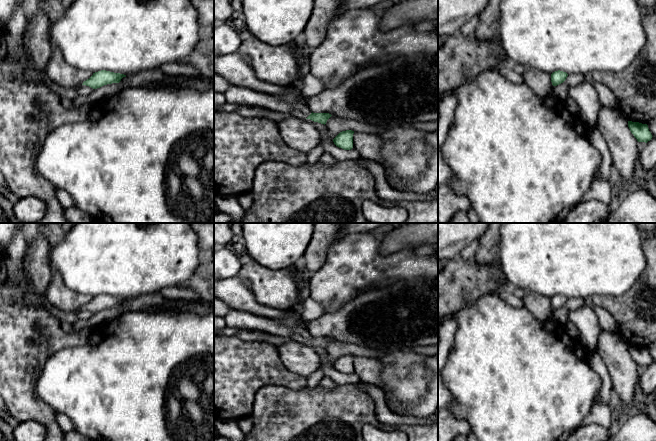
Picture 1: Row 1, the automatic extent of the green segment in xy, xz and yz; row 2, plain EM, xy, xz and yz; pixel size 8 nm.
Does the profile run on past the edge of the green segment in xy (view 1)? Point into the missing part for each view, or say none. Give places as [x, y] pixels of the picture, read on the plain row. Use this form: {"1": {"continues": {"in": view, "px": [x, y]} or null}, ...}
{"1": {"continues": null}}

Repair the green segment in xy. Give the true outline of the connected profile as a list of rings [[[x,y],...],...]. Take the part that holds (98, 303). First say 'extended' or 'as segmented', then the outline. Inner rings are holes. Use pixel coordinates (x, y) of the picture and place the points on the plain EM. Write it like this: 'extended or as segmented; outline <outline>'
as segmented; outline [[[101,294],[93,297],[93,299],[84,305],[82,309],[97,313],[107,308],[119,307],[123,301],[126,301],[126,299]]]

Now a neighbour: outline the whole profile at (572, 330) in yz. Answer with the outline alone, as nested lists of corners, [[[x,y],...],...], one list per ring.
[[[570,321],[567,322],[565,324],[565,328],[567,330],[568,335],[572,339],[580,340],[580,331],[578,330],[578,328],[572,322],[570,322]]]

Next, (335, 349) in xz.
[[[332,339],[325,348],[328,354],[328,362],[334,363],[340,356],[346,354],[352,354],[354,356],[361,356],[370,359],[376,359],[383,354],[380,349],[359,346],[356,344],[345,343],[335,339]]]

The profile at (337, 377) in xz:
[[[310,343],[306,344],[312,347],[320,357],[325,377],[330,378],[335,384],[338,385],[357,384],[360,382],[360,379],[355,372],[352,372],[351,374],[344,374],[342,372],[337,371],[334,368],[333,363],[327,361],[329,356],[324,348],[314,346]]]

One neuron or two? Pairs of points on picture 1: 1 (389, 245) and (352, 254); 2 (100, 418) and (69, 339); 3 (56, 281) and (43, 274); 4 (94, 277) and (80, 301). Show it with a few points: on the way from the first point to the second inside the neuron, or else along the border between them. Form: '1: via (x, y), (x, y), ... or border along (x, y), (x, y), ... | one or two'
1: border along (380, 237), (381, 254), (391, 254), (402, 248) | two
2: border along (90, 331), (84, 343), (64, 347), (51, 356) | two
3: border along (53, 271), (44, 295) | two
4: border along (64, 281), (69, 288), (92, 297) | two

